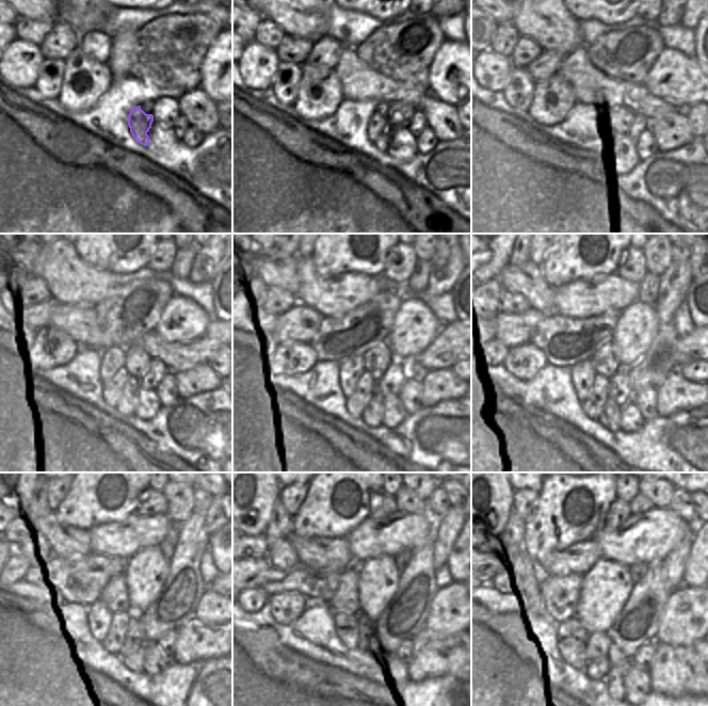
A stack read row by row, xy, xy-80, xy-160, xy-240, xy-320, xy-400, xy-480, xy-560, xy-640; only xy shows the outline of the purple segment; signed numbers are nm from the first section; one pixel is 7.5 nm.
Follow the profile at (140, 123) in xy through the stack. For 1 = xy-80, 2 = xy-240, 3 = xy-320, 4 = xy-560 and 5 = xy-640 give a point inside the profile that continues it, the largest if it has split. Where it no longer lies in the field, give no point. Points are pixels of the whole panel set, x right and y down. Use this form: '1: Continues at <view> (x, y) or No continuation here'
1: Continues at xy-80 (380, 130)
2: Continues at xy-240 (127, 405)
3: Continues at xy-320 (373, 415)
4: Continues at xy-560 (368, 658)
5: Continues at xy-640 (598, 669).

